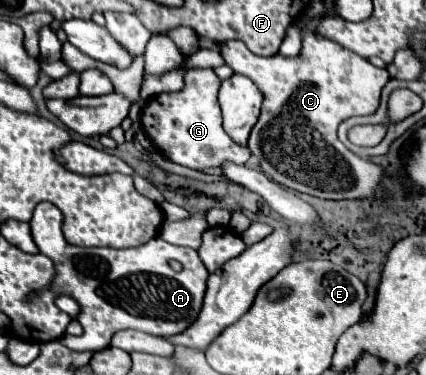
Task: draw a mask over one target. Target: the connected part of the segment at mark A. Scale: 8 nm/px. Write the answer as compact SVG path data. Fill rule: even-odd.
M39 203L29 225L39 251L55 261L55 293L71 295L81 307L79 323L83 327L83 335L65 335L63 341L63 345L73 351L105 349L109 347L113 333L121 329L137 329L159 337L183 333L201 311L209 273L213 273L215 267L221 267L223 261L237 257L246 249L241 237L231 233L231 227L209 227L211 231L203 233L199 255L189 247L175 247L159 237L133 249L75 247L65 241L61 233L63 215L51 203ZM171 259L183 265L179 273L171 269Z

